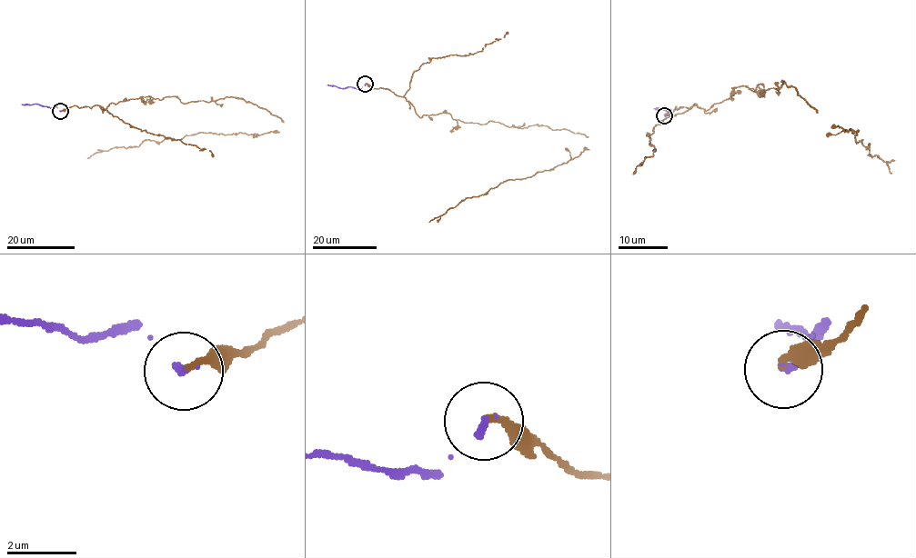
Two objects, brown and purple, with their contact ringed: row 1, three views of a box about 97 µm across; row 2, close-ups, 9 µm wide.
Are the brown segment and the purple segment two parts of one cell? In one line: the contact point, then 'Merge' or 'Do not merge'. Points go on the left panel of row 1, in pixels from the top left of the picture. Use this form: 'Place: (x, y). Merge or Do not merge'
Place: (60, 111). Merge

